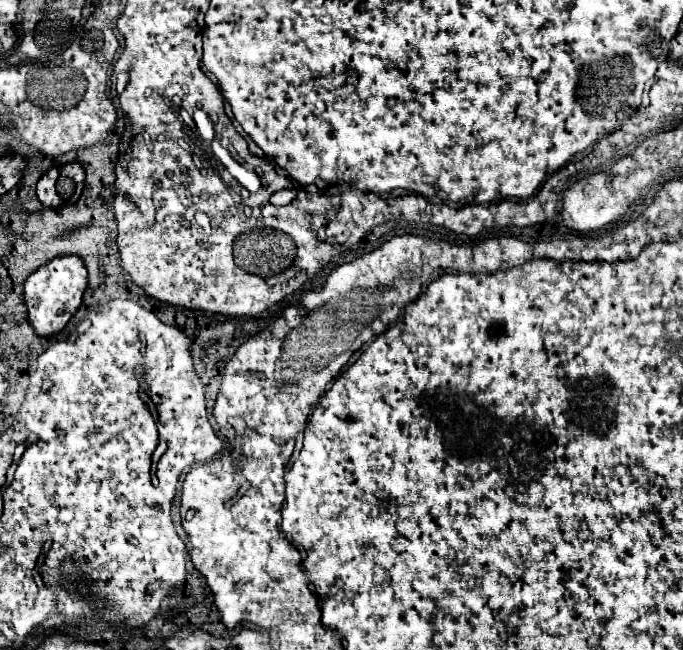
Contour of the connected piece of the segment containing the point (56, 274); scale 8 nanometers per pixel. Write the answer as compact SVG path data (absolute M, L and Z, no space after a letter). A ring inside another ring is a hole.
M58 256L48 260L42 268L28 276L24 284L24 300L28 308L28 320L38 336L52 336L60 332L82 304L82 294L88 286L88 272L80 256Z

